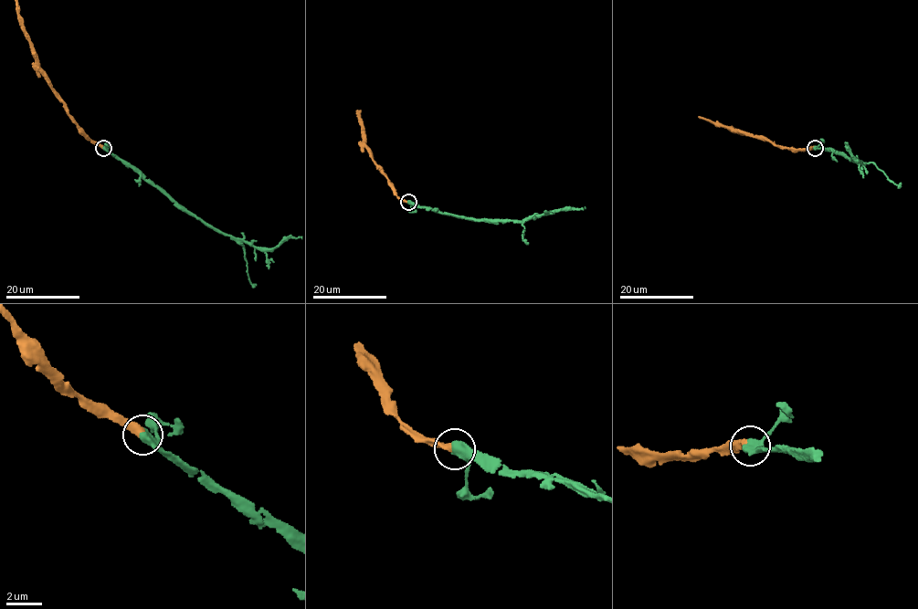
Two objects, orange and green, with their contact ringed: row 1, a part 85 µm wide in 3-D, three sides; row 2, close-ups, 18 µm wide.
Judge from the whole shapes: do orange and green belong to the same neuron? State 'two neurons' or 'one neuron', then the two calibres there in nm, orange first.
one neuron; calibres 440 and 400 nm

